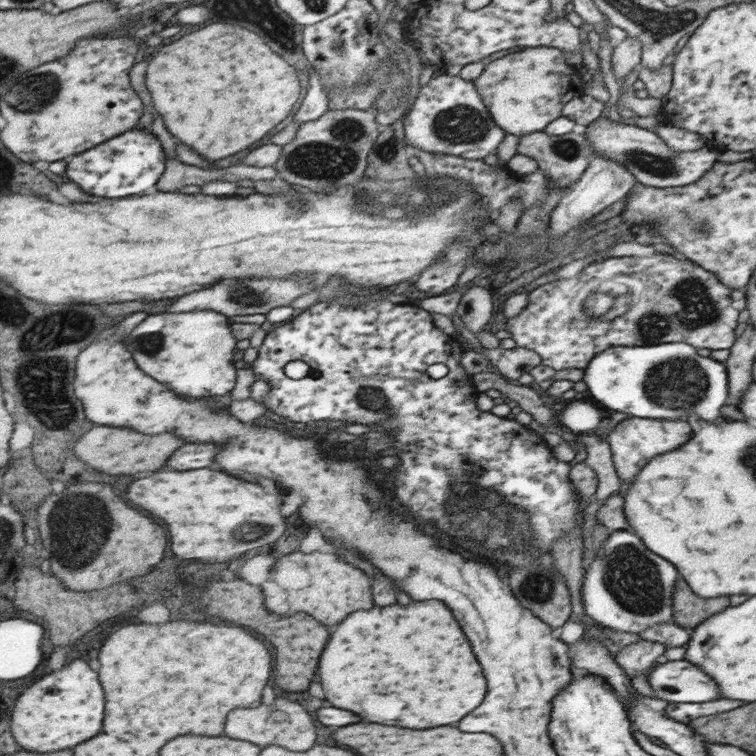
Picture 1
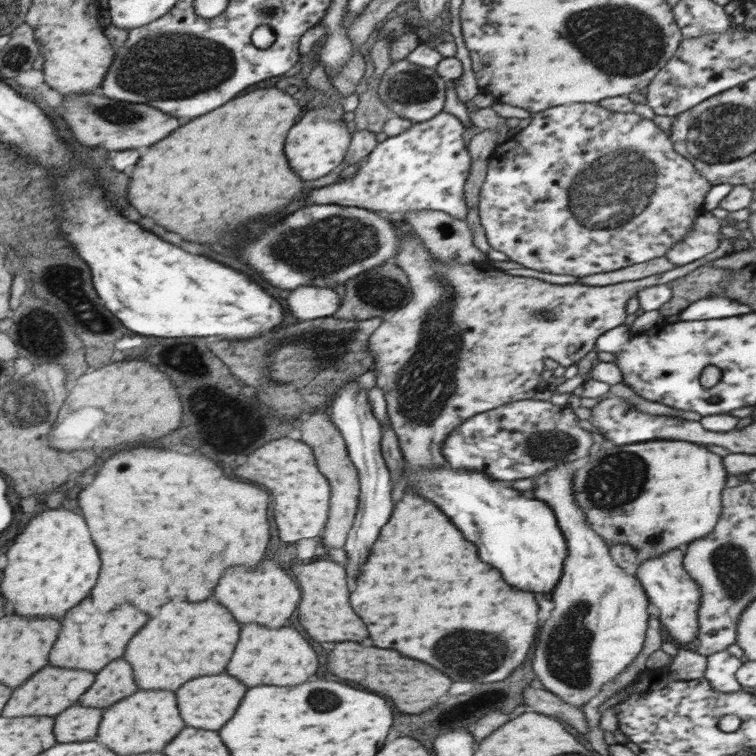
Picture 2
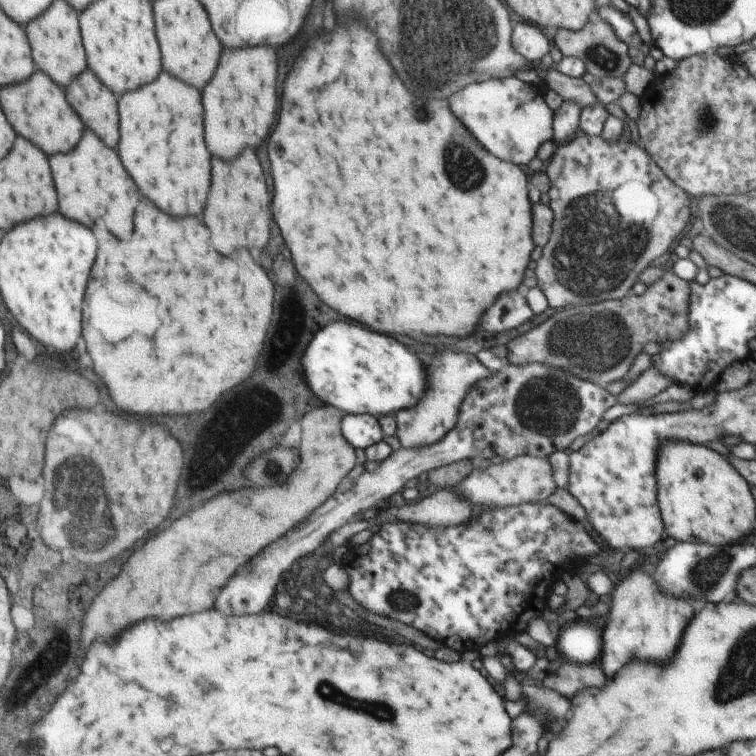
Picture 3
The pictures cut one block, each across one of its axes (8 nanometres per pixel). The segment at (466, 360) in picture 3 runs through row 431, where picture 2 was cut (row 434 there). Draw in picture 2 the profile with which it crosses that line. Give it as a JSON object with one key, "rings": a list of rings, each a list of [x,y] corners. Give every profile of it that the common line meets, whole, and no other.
{"rings":[[[397,223],[397,225],[403,229],[404,236],[400,237],[400,247],[398,247],[398,253],[396,253],[396,260],[393,262],[407,274],[410,283],[411,299],[407,306],[402,307],[386,321],[383,320],[382,324],[373,332],[372,337],[369,338],[368,342],[368,353],[372,353],[372,357],[374,357],[374,365],[372,368],[374,368],[376,374],[376,385],[385,390],[384,399],[386,399],[387,414],[397,439],[399,440],[403,458],[406,462],[410,462],[410,469],[414,471],[428,471],[436,469],[436,466],[447,466],[447,461],[441,452],[440,446],[444,444],[446,438],[451,436],[451,432],[454,428],[458,428],[462,422],[472,418],[475,414],[480,414],[511,402],[532,399],[538,392],[544,391],[545,382],[542,381],[542,376],[540,374],[544,371],[544,358],[552,358],[552,360],[555,360],[559,365],[564,367],[577,364],[577,362],[581,358],[584,358],[588,352],[596,350],[596,340],[604,334],[604,332],[613,330],[624,323],[627,317],[625,310],[626,304],[631,297],[638,294],[638,291],[642,291],[642,289],[646,287],[666,284],[672,280],[686,276],[686,274],[690,274],[690,272],[696,270],[696,268],[705,266],[712,260],[733,253],[732,239],[742,237],[741,230],[736,229],[734,226],[721,226],[720,233],[724,235],[724,238],[720,240],[718,248],[716,248],[714,252],[710,252],[710,254],[707,254],[694,262],[685,264],[684,266],[675,267],[674,269],[662,272],[661,274],[651,275],[639,280],[624,281],[607,286],[590,286],[579,282],[558,285],[545,282],[523,272],[515,272],[513,275],[508,275],[500,269],[481,270],[476,268],[473,264],[462,265],[462,263],[444,263],[432,257],[432,253],[428,251],[428,247],[424,245],[424,241],[422,241],[413,230],[406,233],[403,224],[401,225],[401,223]]]}

